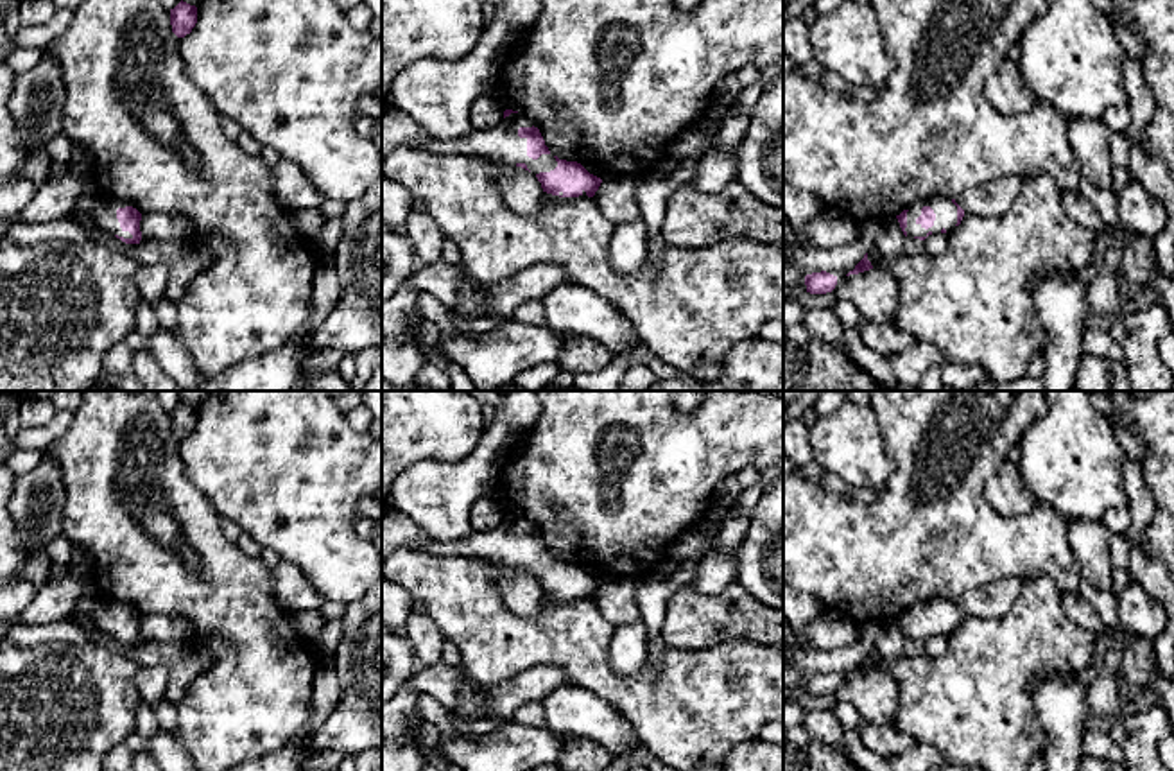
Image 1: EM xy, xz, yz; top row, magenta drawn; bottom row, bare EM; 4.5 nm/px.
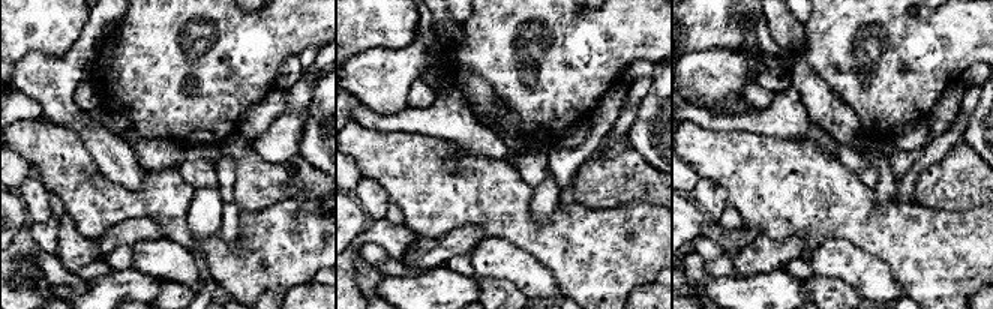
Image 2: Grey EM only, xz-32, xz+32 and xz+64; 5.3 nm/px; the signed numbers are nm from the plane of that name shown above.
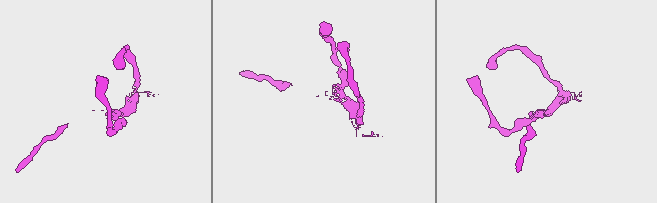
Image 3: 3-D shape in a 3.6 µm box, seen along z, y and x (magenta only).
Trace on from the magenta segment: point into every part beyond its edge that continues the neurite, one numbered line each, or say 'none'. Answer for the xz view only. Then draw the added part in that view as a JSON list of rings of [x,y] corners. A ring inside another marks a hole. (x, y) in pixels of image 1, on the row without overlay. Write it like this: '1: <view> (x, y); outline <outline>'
1: xz (502, 544); outline [[[511,515],[489,533],[473,531],[466,540],[441,543],[423,540],[410,543],[407,549],[436,556],[464,556],[484,561],[500,561],[507,565],[525,565],[532,576],[550,574],[557,568],[554,556],[541,556],[538,561],[527,558],[527,540],[518,538],[520,529],[532,529],[522,515]]]

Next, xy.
1: xy (104, 614); outline [[[100,599],[97,602],[97,606],[91,610],[91,620],[106,633],[124,638],[124,640],[133,640],[133,637],[129,633],[124,633],[120,629],[120,624],[117,620],[117,611],[118,610],[125,610],[127,606],[118,602],[118,601],[111,601],[111,599]]]

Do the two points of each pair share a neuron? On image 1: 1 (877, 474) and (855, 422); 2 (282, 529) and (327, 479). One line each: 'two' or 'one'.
1: one
2: one

